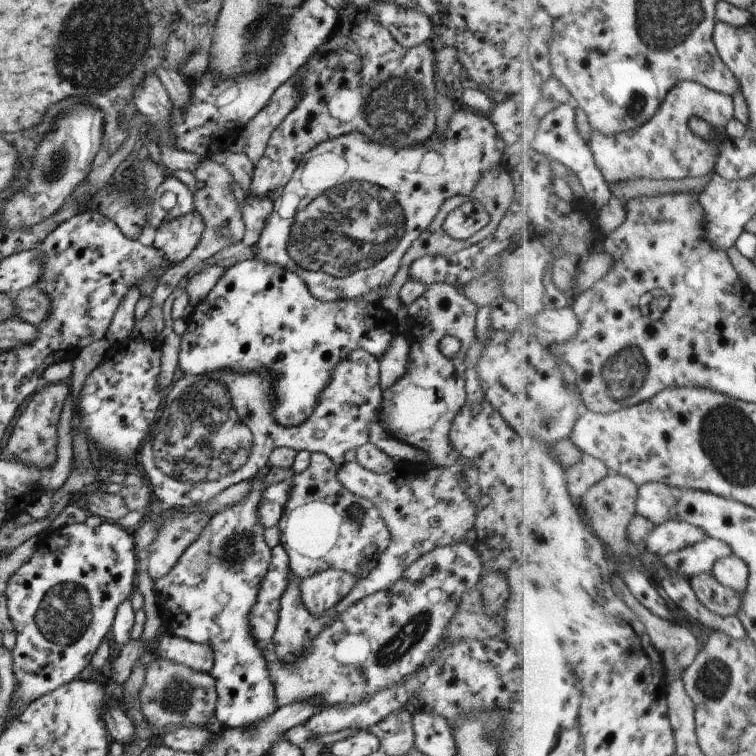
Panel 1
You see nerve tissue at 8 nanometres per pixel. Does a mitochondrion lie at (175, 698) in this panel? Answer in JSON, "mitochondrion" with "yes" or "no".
{"mitochondrion":"yes"}

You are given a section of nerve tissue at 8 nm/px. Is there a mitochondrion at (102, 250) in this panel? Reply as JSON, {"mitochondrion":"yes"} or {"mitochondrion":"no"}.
{"mitochondrion":"no"}

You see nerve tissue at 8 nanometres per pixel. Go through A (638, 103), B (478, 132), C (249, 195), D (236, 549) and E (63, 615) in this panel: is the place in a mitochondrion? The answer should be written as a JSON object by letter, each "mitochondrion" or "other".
{"A":"mitochondrion","B":"other","C":"other","D":"mitochondrion","E":"mitochondrion"}

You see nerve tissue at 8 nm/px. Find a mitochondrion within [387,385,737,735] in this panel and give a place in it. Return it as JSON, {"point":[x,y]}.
{"point":[712,681]}

